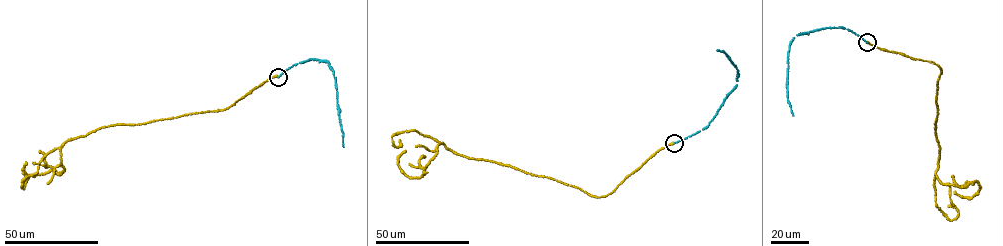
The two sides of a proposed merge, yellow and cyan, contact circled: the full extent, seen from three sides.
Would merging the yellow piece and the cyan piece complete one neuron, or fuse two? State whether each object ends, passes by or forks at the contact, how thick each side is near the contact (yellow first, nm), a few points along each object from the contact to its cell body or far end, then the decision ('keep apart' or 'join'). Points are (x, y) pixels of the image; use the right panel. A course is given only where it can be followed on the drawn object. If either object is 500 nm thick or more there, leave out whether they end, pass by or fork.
yellow ends; cyan ends; calibres 320 and 160 nm; course yellow (867, 42), (941, 69), (935, 176), (942, 183), (963, 187), (977, 181), (980, 187), (972, 197), (955, 191); course cyan (867, 42), (840, 27), (813, 30), (794, 37), (788, 52), (787, 84), (787, 100), (793, 115); keep apart

